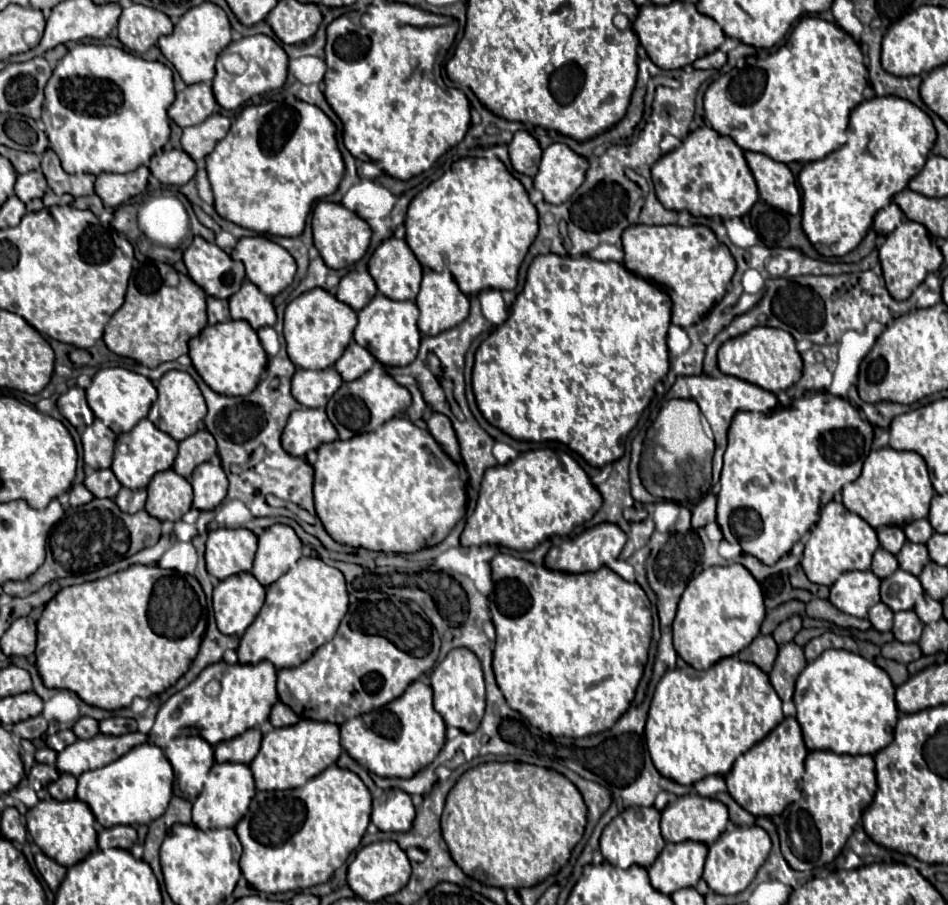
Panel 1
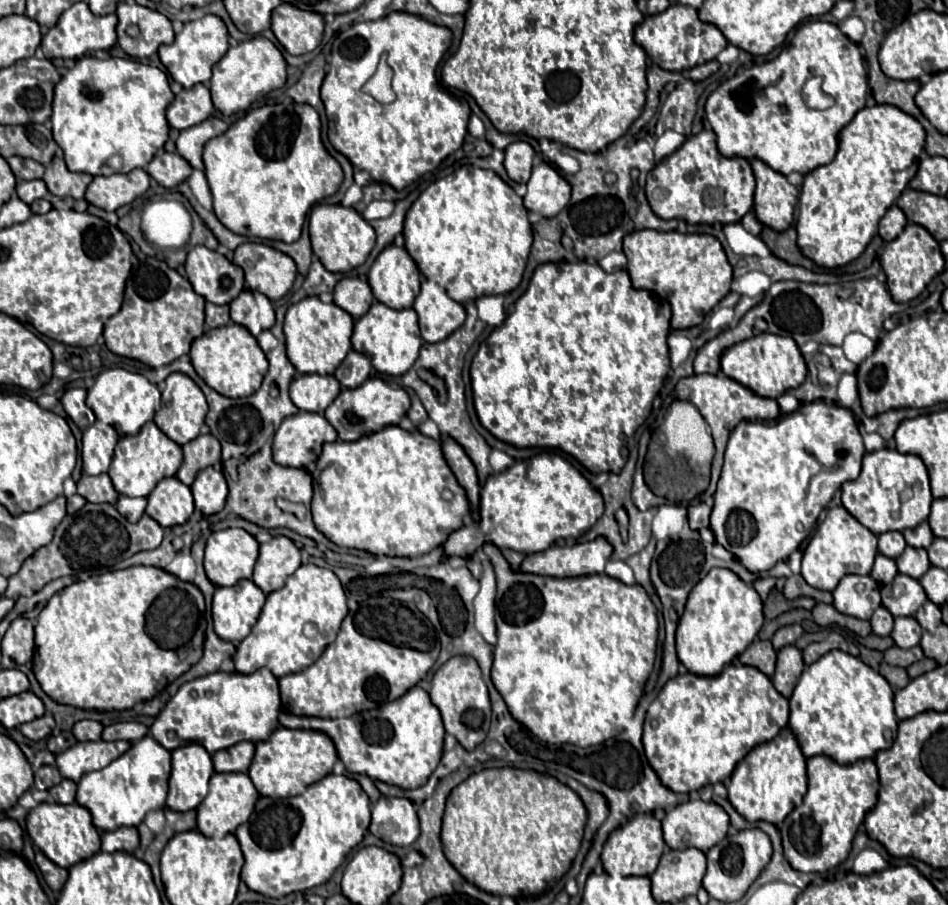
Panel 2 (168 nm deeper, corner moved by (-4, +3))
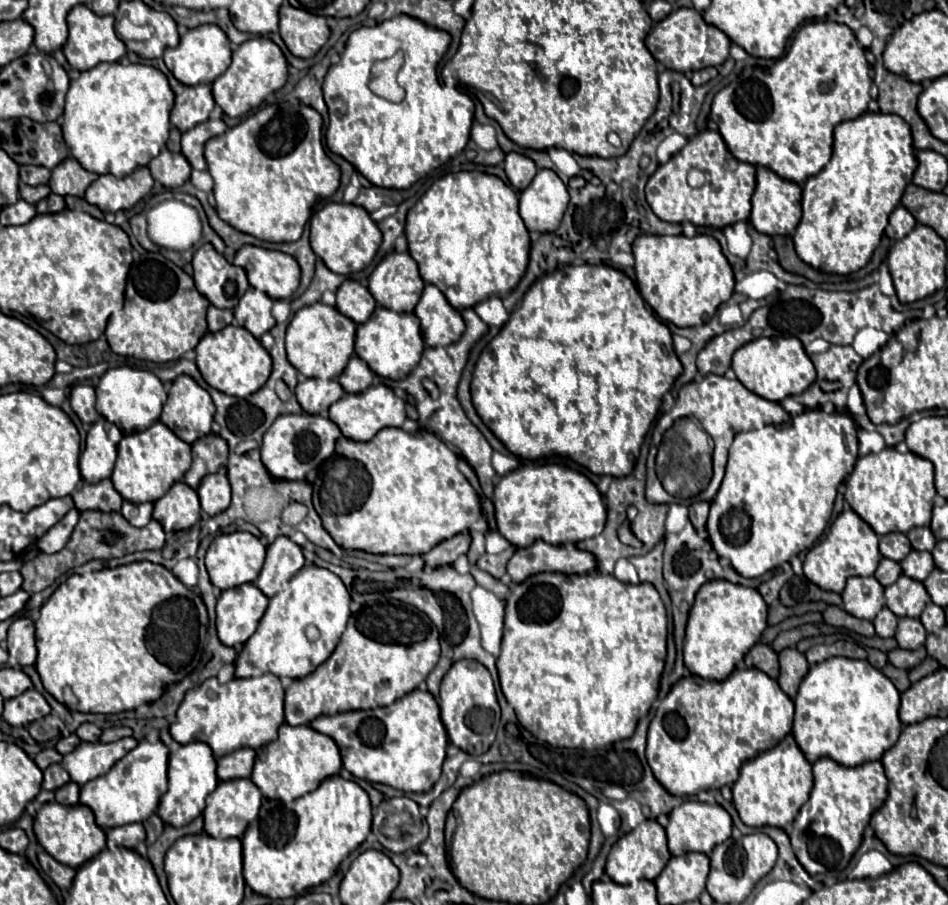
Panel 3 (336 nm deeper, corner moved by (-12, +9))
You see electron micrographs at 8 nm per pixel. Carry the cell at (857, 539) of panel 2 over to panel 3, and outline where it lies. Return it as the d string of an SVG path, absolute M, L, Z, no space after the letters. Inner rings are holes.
M845 508L831 524L829 534L807 552L803 574L819 588L841 594L849 576L873 576L879 560L879 536L865 520L859 518L859 514L855 514L851 508Z

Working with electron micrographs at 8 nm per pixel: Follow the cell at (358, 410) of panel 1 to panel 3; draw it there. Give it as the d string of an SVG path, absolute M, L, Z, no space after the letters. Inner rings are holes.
M375 384L375 386L369 386L367 390L363 390L359 394L343 394L343 398L337 400L329 408L329 418L341 428L345 438L349 438L349 440L371 440L381 428L403 426L403 422L407 420L407 402L403 398L395 396L395 392L389 386Z

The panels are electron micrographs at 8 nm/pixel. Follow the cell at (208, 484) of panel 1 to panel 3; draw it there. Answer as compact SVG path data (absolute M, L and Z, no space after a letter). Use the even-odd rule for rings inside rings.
M223 472L205 476L197 488L197 494L199 494L201 508L205 514L215 516L223 512L231 502L231 486L229 486L227 476Z

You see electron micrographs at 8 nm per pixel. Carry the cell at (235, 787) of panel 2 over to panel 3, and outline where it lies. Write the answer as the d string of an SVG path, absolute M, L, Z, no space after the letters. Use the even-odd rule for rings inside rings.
M251 778L219 782L207 798L205 818L217 814L219 836L241 838L251 820L259 814L261 792Z

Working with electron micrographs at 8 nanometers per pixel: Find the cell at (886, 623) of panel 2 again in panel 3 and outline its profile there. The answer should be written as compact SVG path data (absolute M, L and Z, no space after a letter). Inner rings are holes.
M885 606L885 608L881 608L881 612L875 616L875 620L873 620L873 624L875 624L875 632L877 632L877 636L881 636L881 638L889 638L889 636L893 636L895 634L895 630L897 630L897 616Z

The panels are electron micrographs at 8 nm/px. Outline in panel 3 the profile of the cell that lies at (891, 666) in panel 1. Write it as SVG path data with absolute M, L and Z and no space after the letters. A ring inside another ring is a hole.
M887 664L887 666L883 668L883 674L897 686L899 692L905 692L905 690L911 686L909 676L907 676L907 670L901 670L901 668L895 668L893 664Z

